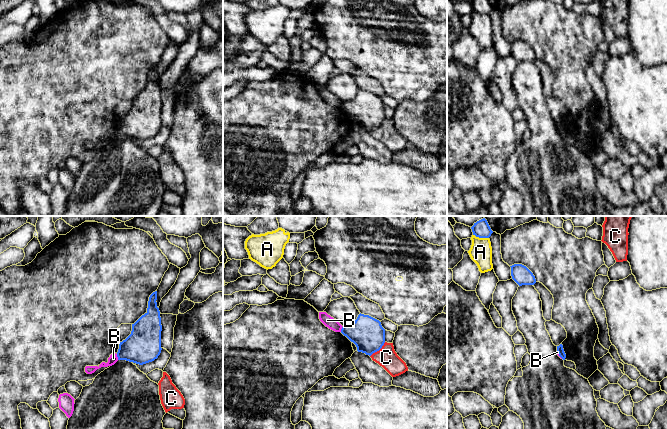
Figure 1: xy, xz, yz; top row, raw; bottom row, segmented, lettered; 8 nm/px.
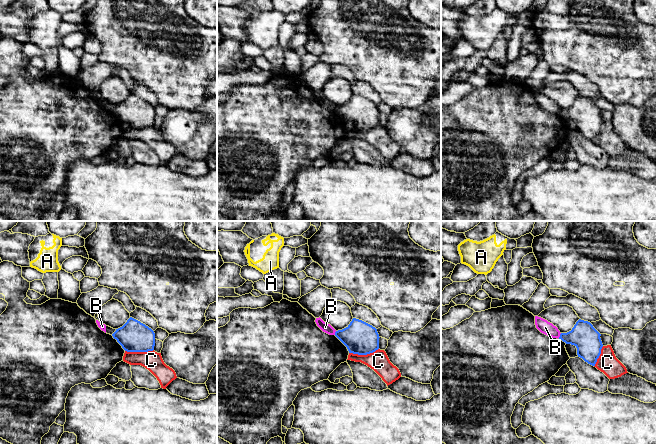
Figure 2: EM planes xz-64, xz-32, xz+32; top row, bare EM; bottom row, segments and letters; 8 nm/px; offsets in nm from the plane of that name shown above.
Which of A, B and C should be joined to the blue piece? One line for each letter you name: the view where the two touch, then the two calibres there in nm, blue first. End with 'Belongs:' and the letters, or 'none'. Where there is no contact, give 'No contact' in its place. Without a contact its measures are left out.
Belongs: none

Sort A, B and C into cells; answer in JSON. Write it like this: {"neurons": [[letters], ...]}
{"neurons": [["A"], ["B"], ["C"]]}

